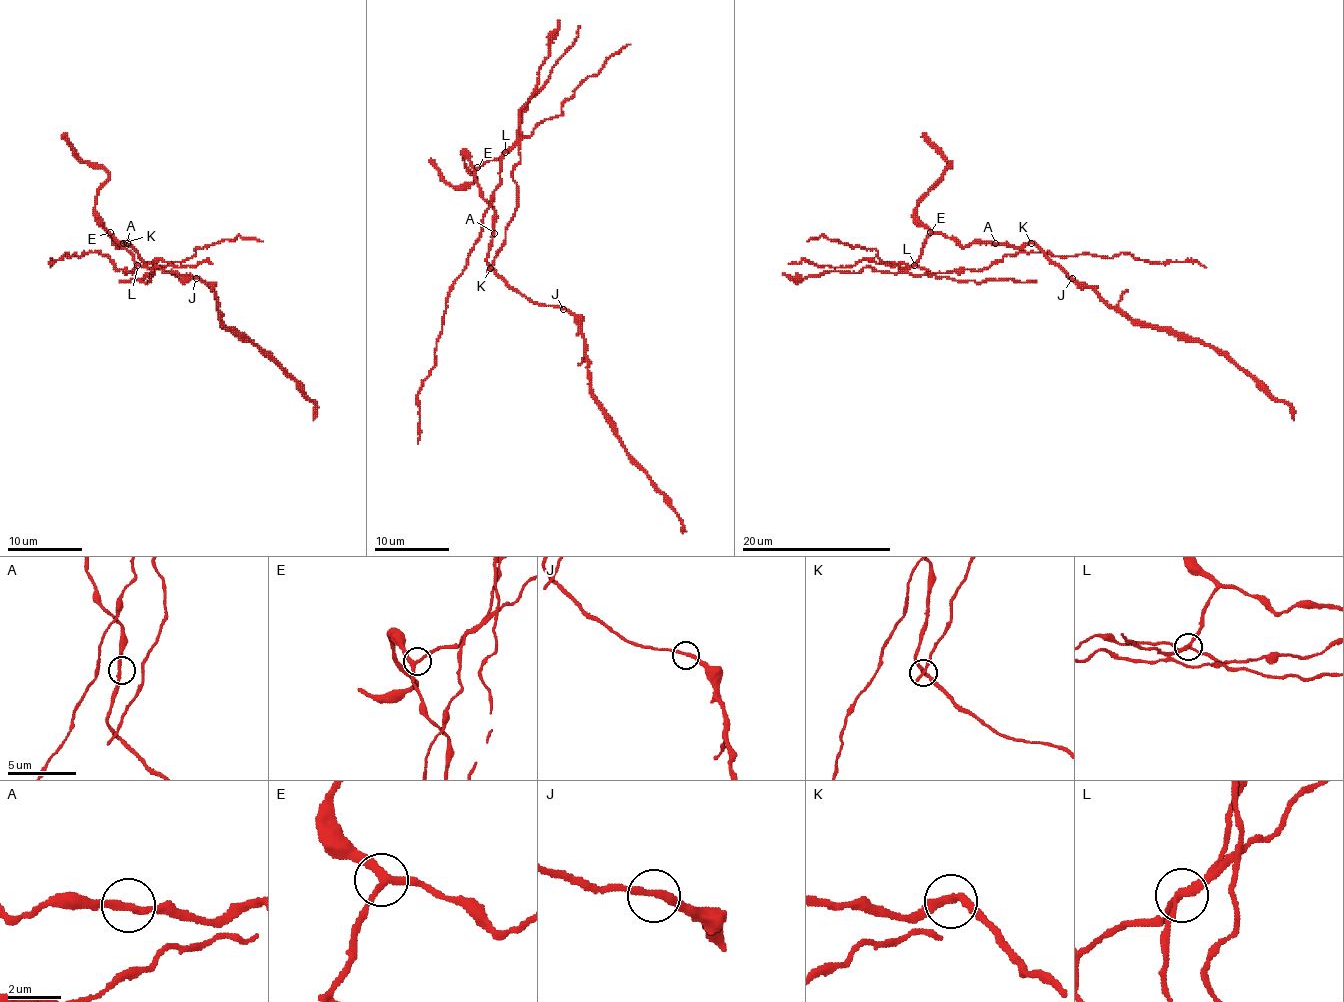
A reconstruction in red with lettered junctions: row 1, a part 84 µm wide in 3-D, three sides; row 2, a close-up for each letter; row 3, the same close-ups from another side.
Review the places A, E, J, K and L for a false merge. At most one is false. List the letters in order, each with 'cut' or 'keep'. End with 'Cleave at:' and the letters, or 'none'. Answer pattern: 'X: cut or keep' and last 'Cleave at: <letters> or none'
A: keep
E: keep
J: keep
K: keep
L: cut
Cleave at: L

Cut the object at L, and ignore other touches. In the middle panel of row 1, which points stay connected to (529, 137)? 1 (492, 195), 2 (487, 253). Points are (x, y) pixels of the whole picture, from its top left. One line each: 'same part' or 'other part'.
1: same part
2: other part

